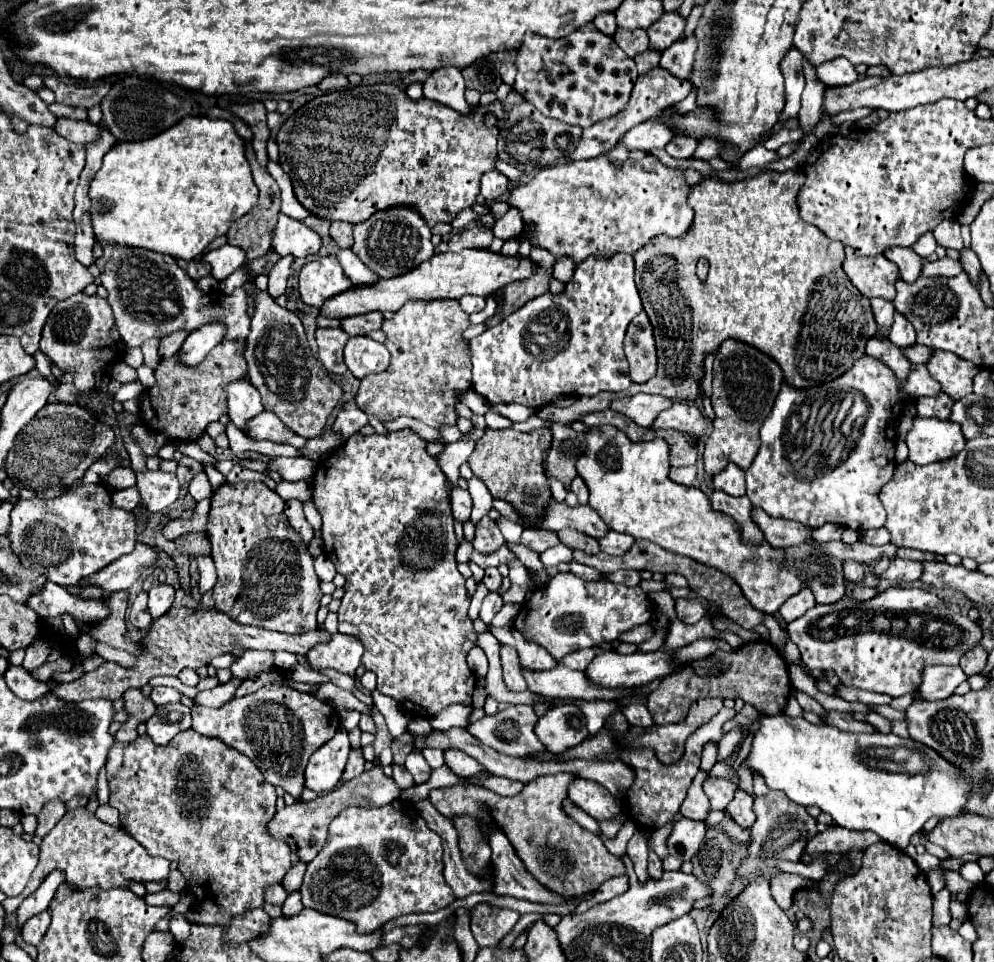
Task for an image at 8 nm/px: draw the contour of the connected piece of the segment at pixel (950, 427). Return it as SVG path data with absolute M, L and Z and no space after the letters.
M914 418L914 428L908 432L906 436L906 444L908 444L908 460L912 460L914 464L932 464L932 462L940 462L946 458L956 456L966 440L960 434L960 426L956 426L950 420L938 420L938 418Z

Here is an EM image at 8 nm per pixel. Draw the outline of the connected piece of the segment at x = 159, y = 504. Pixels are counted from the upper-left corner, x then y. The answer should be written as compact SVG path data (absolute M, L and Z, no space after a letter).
M138 472L138 482L142 504L148 512L160 512L172 506L180 496L180 480L172 472Z

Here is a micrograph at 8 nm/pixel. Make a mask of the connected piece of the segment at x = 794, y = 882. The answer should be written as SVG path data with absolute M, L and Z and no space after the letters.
M780 872L780 874L776 874L770 882L771 894L774 896L774 900L776 900L778 906L788 908L790 902L792 902L794 892L796 892L800 886L804 886L804 884L810 884L810 880L800 878L798 874Z

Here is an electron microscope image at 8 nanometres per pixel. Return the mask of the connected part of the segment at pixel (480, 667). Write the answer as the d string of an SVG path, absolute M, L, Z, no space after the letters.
M474 646L470 652L468 652L468 666L470 670L478 676L478 678L484 678L486 672L488 672L488 660L486 660L486 654L480 646Z

